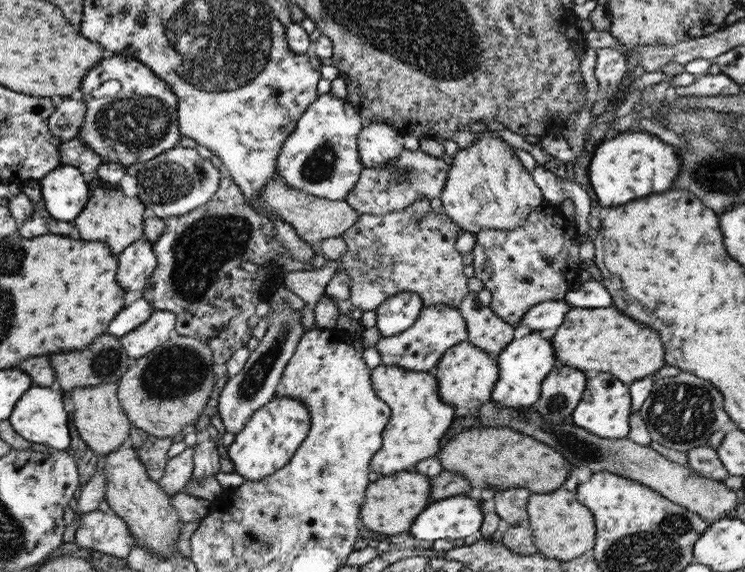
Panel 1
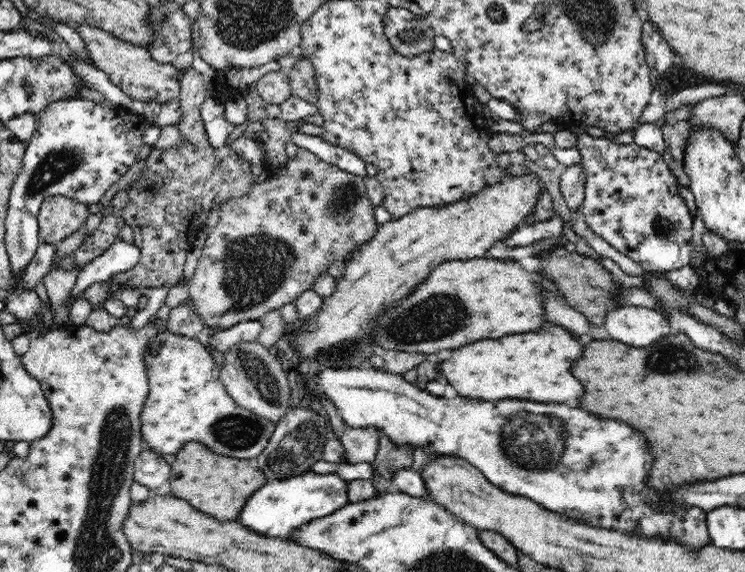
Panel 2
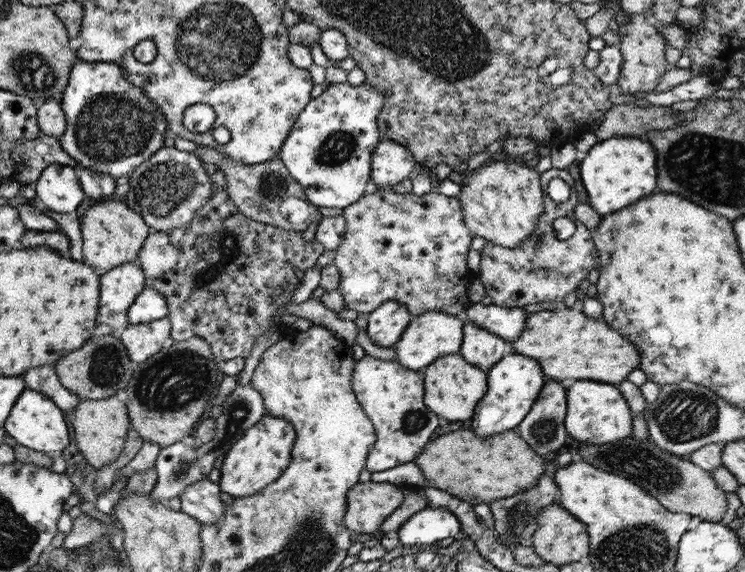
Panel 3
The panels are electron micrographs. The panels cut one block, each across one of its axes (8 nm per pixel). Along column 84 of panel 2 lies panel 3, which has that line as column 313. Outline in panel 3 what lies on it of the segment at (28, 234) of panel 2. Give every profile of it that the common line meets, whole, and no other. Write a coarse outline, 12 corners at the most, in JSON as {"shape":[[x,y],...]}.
{"shape":[[327,84],[279,159],[316,207],[364,196],[387,94]]}

